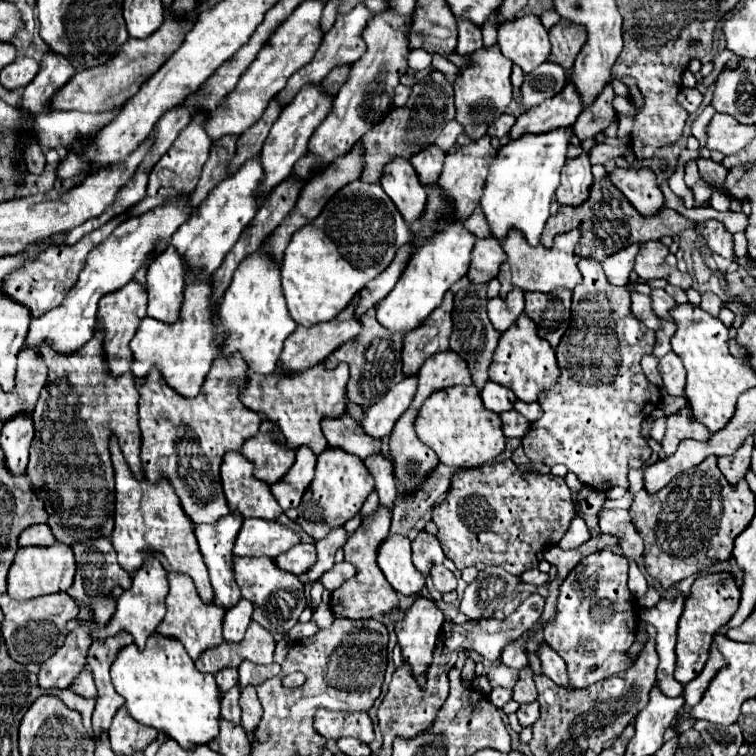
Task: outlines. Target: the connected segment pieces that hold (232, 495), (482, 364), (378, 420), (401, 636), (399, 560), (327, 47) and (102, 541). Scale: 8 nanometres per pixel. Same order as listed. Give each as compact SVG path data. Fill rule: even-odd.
M240 451L224 455L220 467L220 481L230 511L240 511L244 517L276 519L282 509L270 493L270 485L254 479L254 463L250 463Z
M470 283L466 285L466 289L460 289L454 297L454 311L452 311L452 319L454 319L454 331L450 335L450 349L456 351L458 355L462 355L462 359L466 359L474 385L478 389L484 387L484 383L488 381L488 367L494 355L494 349L498 345L500 339L500 331L494 329L494 325L490 323L488 315L486 315L486 289L488 283ZM472 289L472 291L468 291Z
M416 375L404 377L400 383L396 383L382 401L366 409L366 419L362 423L364 431L374 439L382 439L384 435L390 435L396 419L410 407L416 387L418 387Z
M416 597L412 607L404 611L404 619L394 623L402 657L412 665L412 673L420 685L424 685L424 673L432 661L432 651L442 623L444 613L424 597Z
M404 535L386 537L384 543L378 547L376 563L382 569L388 583L404 595L414 597L424 587L424 577L416 571L410 559L410 539L408 537Z
M354 7L350 13L338 13L336 23L334 23L332 29L324 35L324 41L322 41L320 49L316 51L314 59L312 59L308 65L304 65L298 73L294 73L294 75L288 79L284 91L280 91L278 99L282 101L282 105L288 105L288 103L294 99L294 95L300 91L300 87L302 87L304 83L320 83L320 81L332 71L332 67L342 65L342 63L354 63L356 59L360 59L360 57L366 53L366 43L364 43L364 39L362 39L362 31L364 31L364 27L368 25L368 21L370 21L372 17L374 17L374 13L372 13L368 7Z
M106 535L92 539L92 543L74 543L72 551L76 557L76 577L74 577L72 587L68 589L68 595L90 605L94 609L96 625L104 625L110 621L110 617L114 615L114 609L116 609L116 605L112 601L106 601L106 595L110 595L112 587L116 587L116 585L128 589L132 585L132 577L116 561L116 551L110 543L110 537L106 537Z

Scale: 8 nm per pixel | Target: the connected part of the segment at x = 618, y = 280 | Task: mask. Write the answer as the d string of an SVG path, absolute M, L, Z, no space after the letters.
M634 243L630 247L616 251L606 261L602 261L602 269L604 269L610 283L614 283L614 285L626 285L628 283L628 275L634 267L634 257L638 253L638 247L640 245Z

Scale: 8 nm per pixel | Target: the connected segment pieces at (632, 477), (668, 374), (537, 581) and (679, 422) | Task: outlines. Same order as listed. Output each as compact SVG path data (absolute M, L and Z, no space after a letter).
M646 467L640 469L628 469L628 481L630 481L630 495L636 495L642 489L642 473Z
M672 351L664 355L658 363L658 371L664 379L664 387L670 395L684 395L684 383L686 383L686 369L682 367L682 361Z
M538 569L526 571L526 573L522 575L522 581L524 581L524 583L532 583L532 585L544 585L548 579L550 579L550 575L546 575L546 573L538 571Z
M690 407L678 411L676 415L668 417L668 427L666 427L666 435L662 439L662 451L666 455L672 455L678 447L678 443L682 439L698 439L698 441L706 441L710 437L710 431L706 425L702 425L690 411Z

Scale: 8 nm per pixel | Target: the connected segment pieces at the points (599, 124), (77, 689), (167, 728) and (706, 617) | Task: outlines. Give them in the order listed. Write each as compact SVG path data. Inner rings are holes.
M608 83L606 91L602 91L602 95L598 95L598 99L594 99L594 103L590 107L586 107L578 115L576 123L572 125L574 127L574 135L580 141L598 135L600 131L604 131L614 121L616 111L612 107L612 101L614 101L614 89Z
M88 665L82 669L82 675L78 675L78 683L74 683L74 687L70 687L70 691L84 697L84 699L98 699L96 685L94 685L94 679L88 671Z
M154 633L144 649L138 649L136 643L126 645L118 651L110 675L116 691L126 699L128 713L138 723L166 733L186 749L218 735L220 699L214 675L198 671L178 639L162 639Z
M728 571L704 575L694 581L690 597L684 603L684 611L682 611L682 617L678 623L678 643L676 643L678 661L676 661L674 677L682 685L690 683L702 671L704 663L708 661L712 637L718 631L718 627L724 627L732 619L734 611L738 609L738 599L742 599L740 585L736 583L736 577Z

